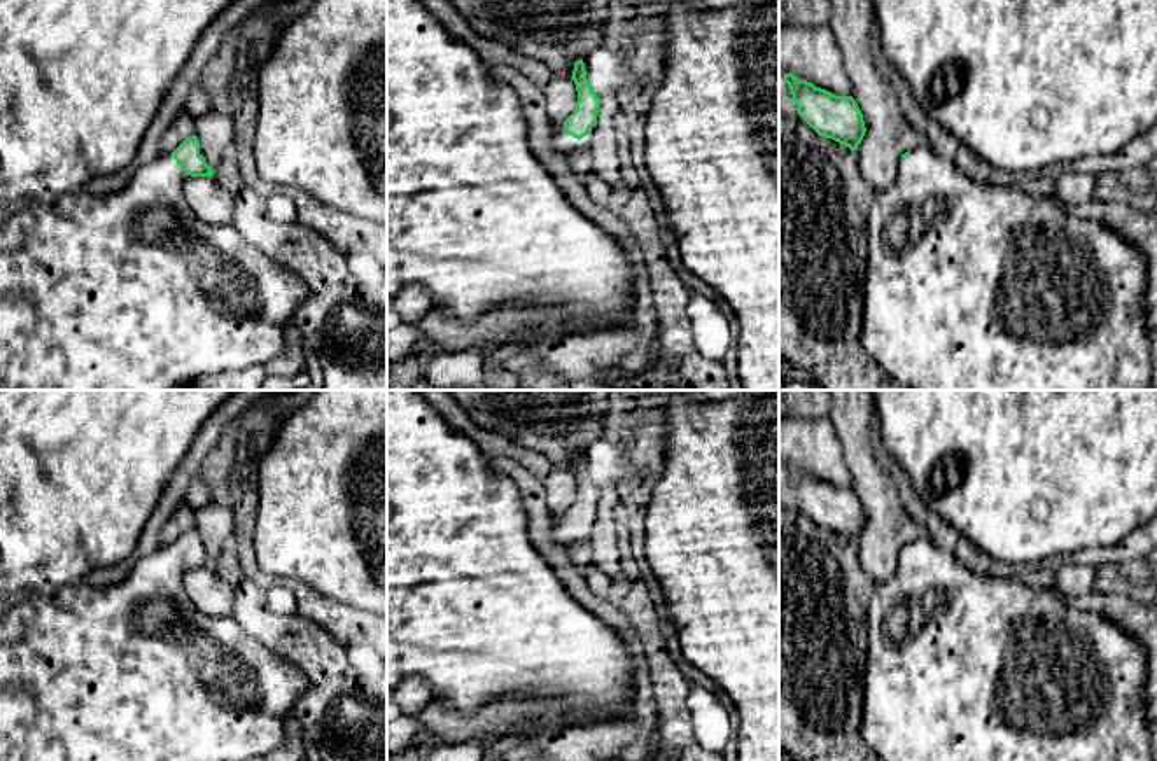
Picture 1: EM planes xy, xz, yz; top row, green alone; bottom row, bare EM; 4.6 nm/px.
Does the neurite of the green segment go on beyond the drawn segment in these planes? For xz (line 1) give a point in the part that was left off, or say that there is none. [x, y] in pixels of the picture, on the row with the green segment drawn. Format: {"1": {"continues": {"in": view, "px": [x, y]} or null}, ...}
{"1": {"continues": {"in": "xz", "px": [573, 149]}}}

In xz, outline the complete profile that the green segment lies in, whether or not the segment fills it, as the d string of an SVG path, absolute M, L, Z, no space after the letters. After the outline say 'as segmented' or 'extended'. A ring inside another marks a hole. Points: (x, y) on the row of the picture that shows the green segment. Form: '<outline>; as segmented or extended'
M583 59L574 63L572 77L578 91L574 112L562 122L551 124L551 147L576 168L585 164L592 135L597 126L600 100L586 80Z; extended

